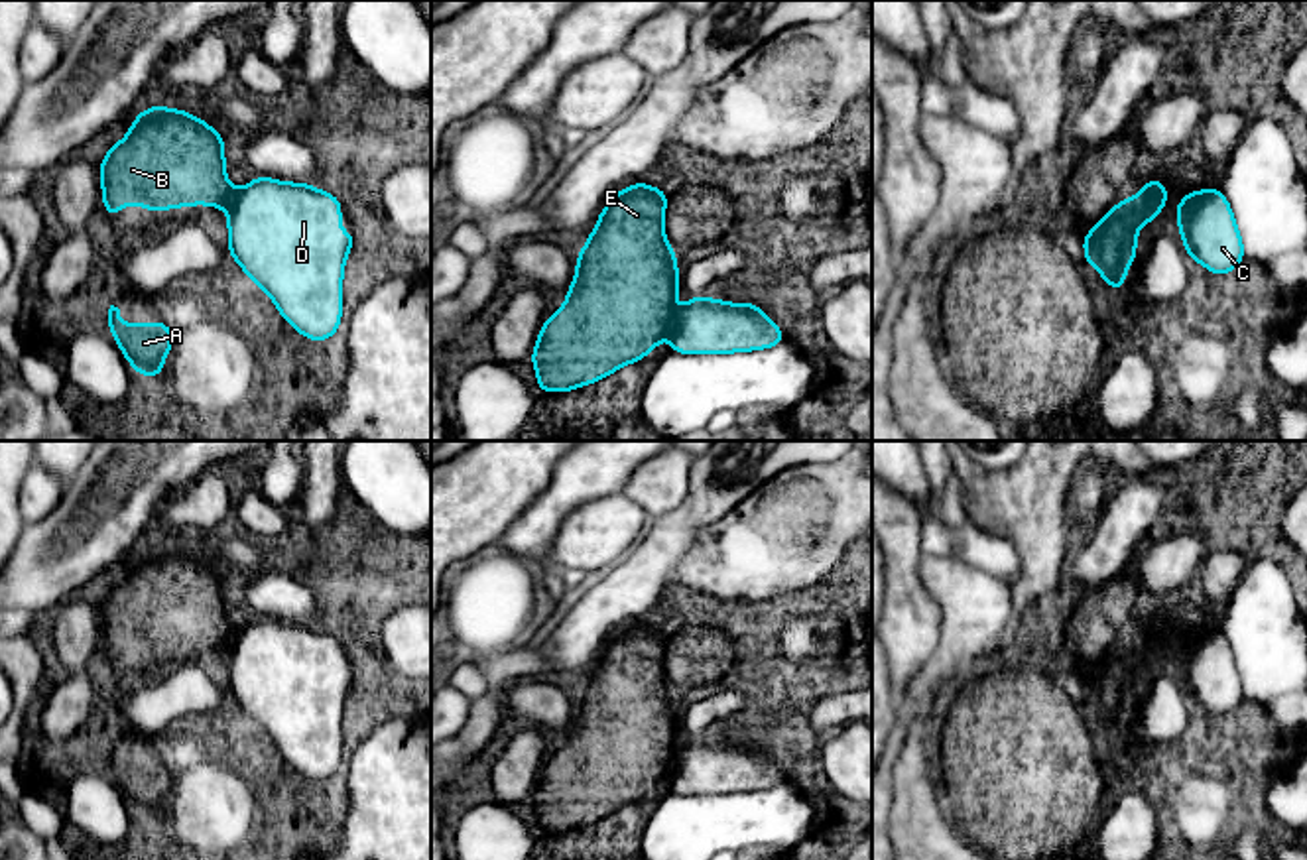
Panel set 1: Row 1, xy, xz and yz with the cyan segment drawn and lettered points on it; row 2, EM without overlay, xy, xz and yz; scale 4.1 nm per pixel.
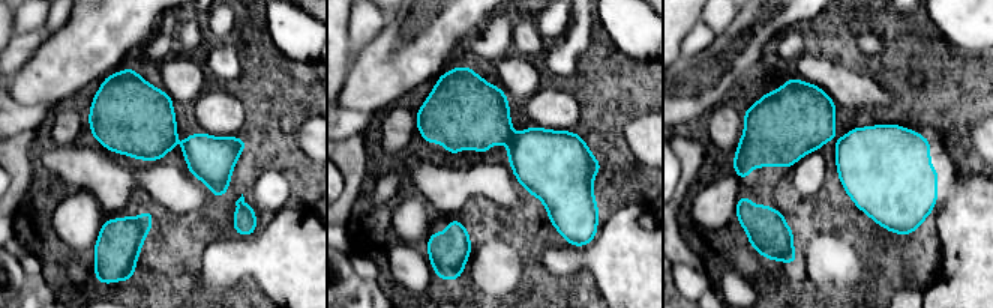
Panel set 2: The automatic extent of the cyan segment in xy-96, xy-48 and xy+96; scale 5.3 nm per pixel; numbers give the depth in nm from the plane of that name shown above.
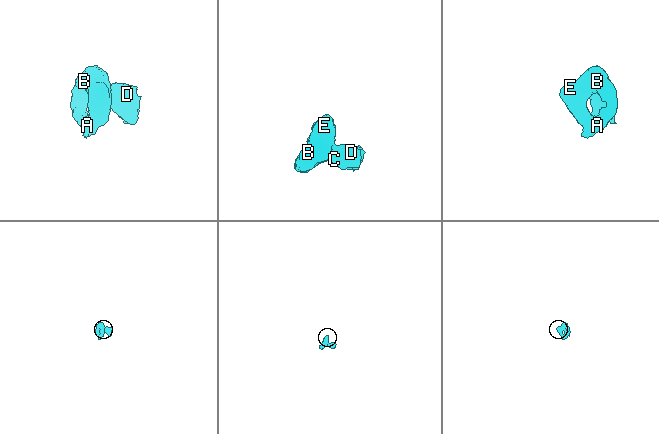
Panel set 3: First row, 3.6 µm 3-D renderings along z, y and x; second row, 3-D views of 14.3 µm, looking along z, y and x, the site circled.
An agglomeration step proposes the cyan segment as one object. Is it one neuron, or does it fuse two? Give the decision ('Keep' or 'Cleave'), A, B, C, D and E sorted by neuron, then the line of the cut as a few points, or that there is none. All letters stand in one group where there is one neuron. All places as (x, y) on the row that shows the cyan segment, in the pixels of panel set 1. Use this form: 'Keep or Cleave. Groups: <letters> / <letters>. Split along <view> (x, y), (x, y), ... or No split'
Cleave. Groups: A B E / C D. Split along xz (676, 313), (670, 331)

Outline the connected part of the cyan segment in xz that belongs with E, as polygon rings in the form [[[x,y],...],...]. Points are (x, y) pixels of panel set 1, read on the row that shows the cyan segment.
[[[640,181],[618,191],[600,211],[596,228],[577,254],[577,274],[567,301],[543,321],[531,352],[537,390],[559,394],[589,386],[624,364],[642,360],[671,333],[679,268],[663,230],[667,195]]]

